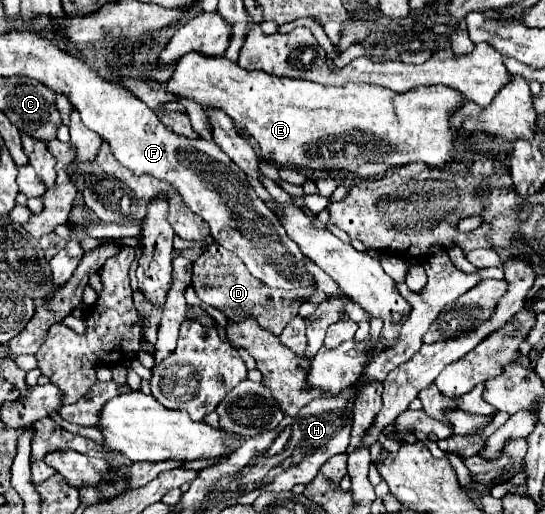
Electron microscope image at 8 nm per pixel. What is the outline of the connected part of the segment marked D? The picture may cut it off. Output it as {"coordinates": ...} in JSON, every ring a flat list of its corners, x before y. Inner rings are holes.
{"coordinates":[[212,244,210,248,204,250,204,254,194,262,194,274,192,274,192,288,196,292,196,296,222,310,226,316,230,318,244,318,244,316,254,316,258,320,258,324,270,332,274,332,276,336,286,328,286,324,298,314,300,308,300,300,296,300,294,296,282,292,282,290,274,290,274,288,266,288,262,282,258,282,242,264,242,260,234,254,228,252,226,248,222,248,220,244]]}

